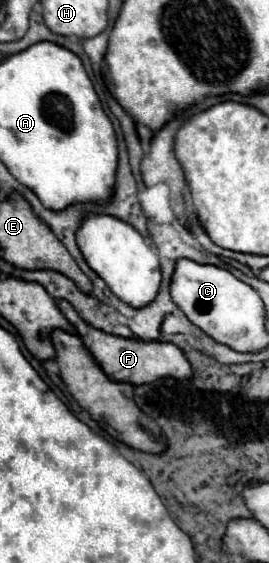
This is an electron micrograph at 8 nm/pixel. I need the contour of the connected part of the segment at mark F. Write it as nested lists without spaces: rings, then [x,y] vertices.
[[[57,300],[57,306],[61,314],[69,320],[69,324],[77,330],[79,338],[83,340],[85,348],[91,352],[95,362],[101,366],[101,370],[111,378],[119,382],[129,382],[129,384],[147,384],[157,378],[173,376],[173,378],[189,378],[191,376],[191,366],[183,354],[181,348],[177,348],[171,342],[157,342],[157,340],[139,340],[139,338],[121,338],[113,336],[107,332],[101,332],[89,324],[85,324],[75,308],[67,300]]]

